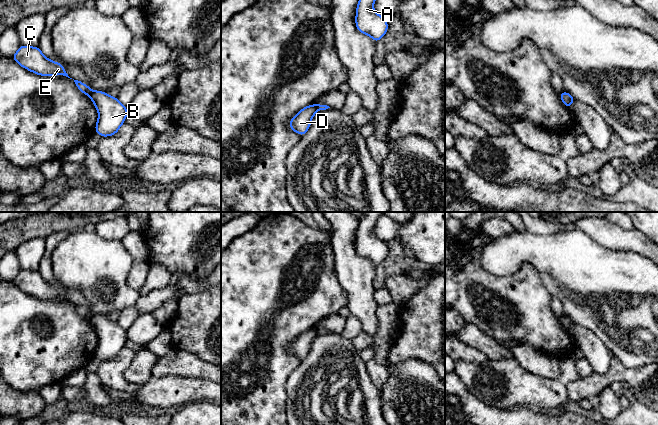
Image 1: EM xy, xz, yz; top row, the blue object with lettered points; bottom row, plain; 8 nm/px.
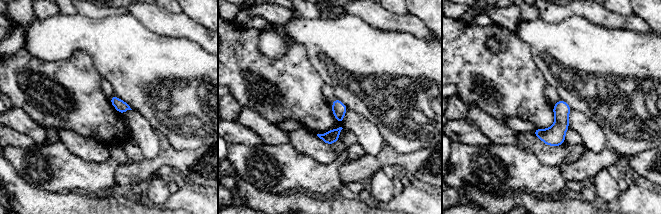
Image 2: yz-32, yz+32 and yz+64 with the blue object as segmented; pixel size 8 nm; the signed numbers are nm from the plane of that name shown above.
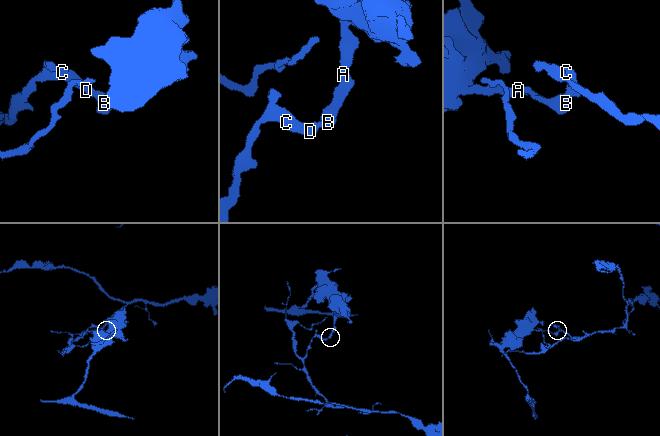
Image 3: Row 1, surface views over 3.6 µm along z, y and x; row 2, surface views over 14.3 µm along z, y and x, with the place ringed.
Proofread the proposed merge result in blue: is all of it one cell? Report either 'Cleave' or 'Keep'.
Cleave

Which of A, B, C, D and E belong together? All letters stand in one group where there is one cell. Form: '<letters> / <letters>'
A B / C D E

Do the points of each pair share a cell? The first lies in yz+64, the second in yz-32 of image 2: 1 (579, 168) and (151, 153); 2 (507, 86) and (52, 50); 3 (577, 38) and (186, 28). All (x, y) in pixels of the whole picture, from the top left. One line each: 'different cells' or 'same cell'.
1: different cells
2: different cells
3: different cells

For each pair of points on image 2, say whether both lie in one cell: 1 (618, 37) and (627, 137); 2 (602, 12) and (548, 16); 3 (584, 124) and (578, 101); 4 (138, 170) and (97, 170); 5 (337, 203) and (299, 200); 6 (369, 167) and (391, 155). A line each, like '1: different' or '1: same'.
1: same
2: same
3: different
4: different
5: same
6: same

